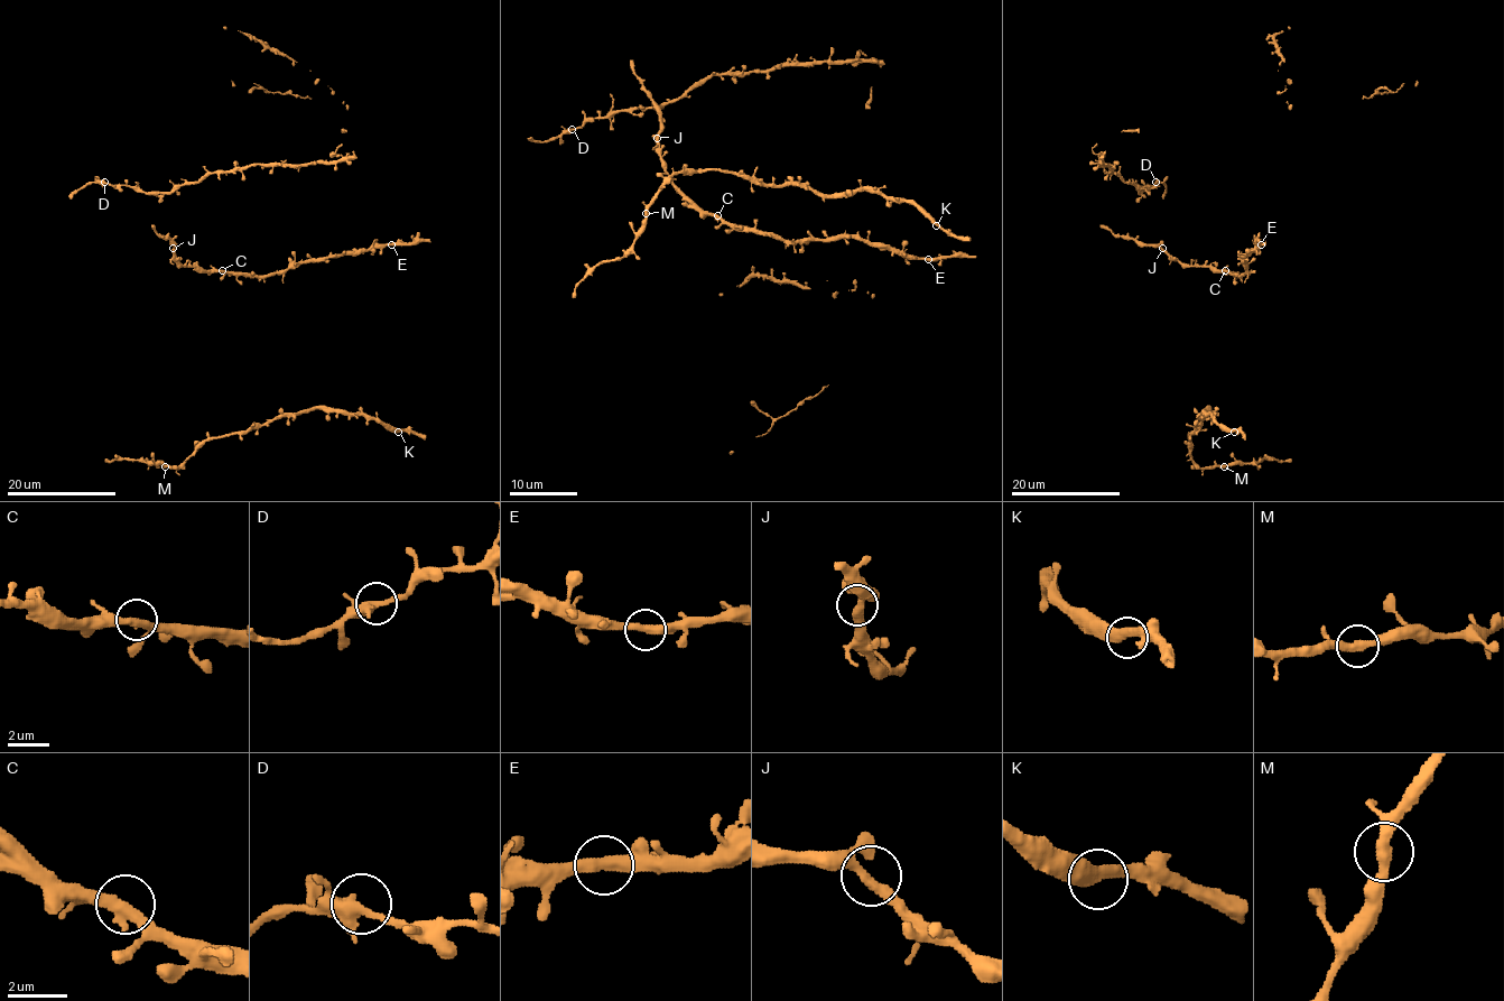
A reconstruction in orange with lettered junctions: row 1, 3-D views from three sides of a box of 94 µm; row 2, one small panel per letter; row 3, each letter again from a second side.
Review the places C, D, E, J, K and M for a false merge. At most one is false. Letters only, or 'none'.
none

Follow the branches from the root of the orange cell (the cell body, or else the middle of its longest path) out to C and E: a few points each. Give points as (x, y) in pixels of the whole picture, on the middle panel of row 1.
C: (658, 136), (658, 156), (668, 178), (701, 209), (717, 215)
E: (658, 136), (658, 156), (668, 178), (701, 209), (731, 224), (773, 232), (790, 241), (855, 235), (928, 259)

